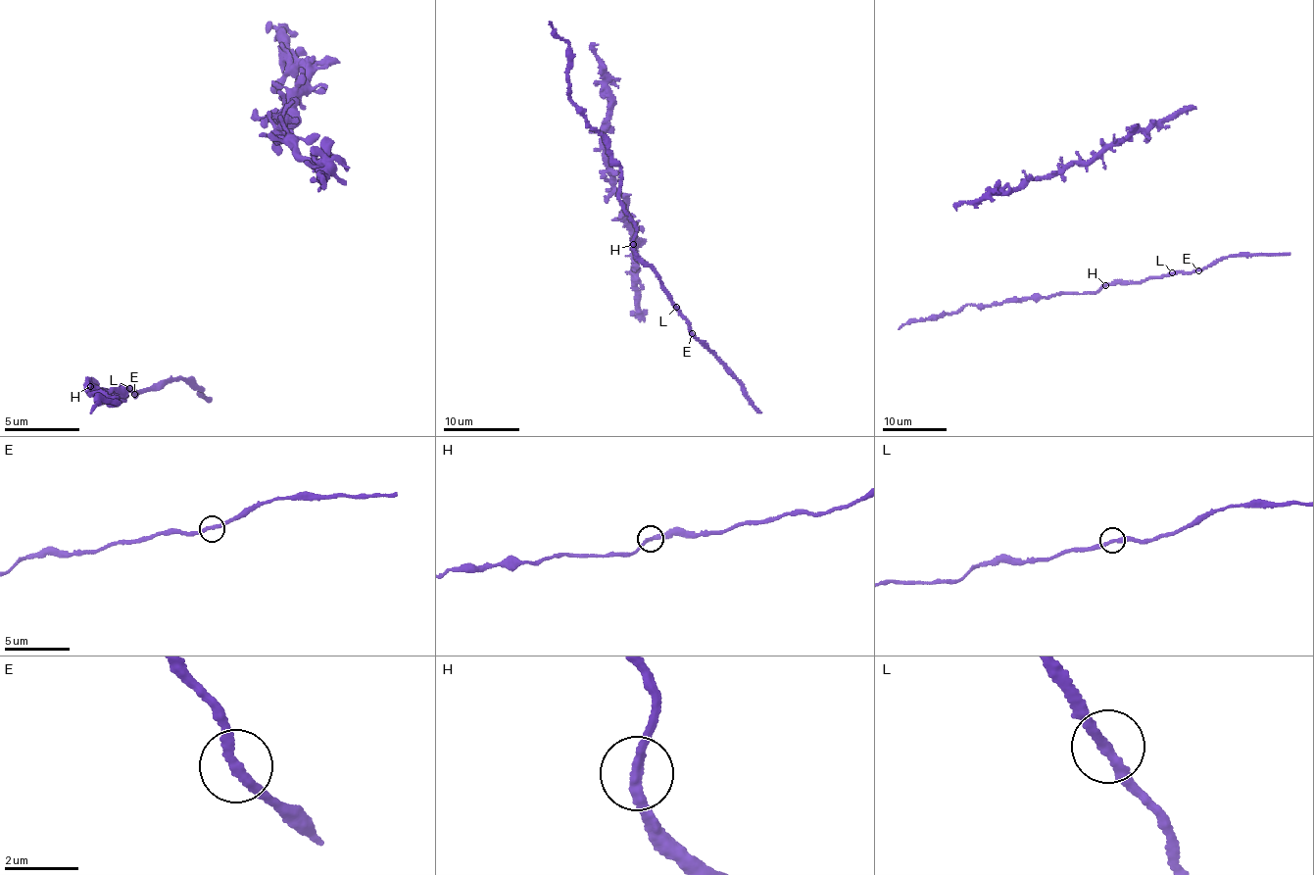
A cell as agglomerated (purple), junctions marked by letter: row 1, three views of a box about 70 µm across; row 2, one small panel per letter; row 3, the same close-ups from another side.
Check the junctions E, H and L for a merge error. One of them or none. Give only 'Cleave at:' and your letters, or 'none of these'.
Cleave at: none of these

